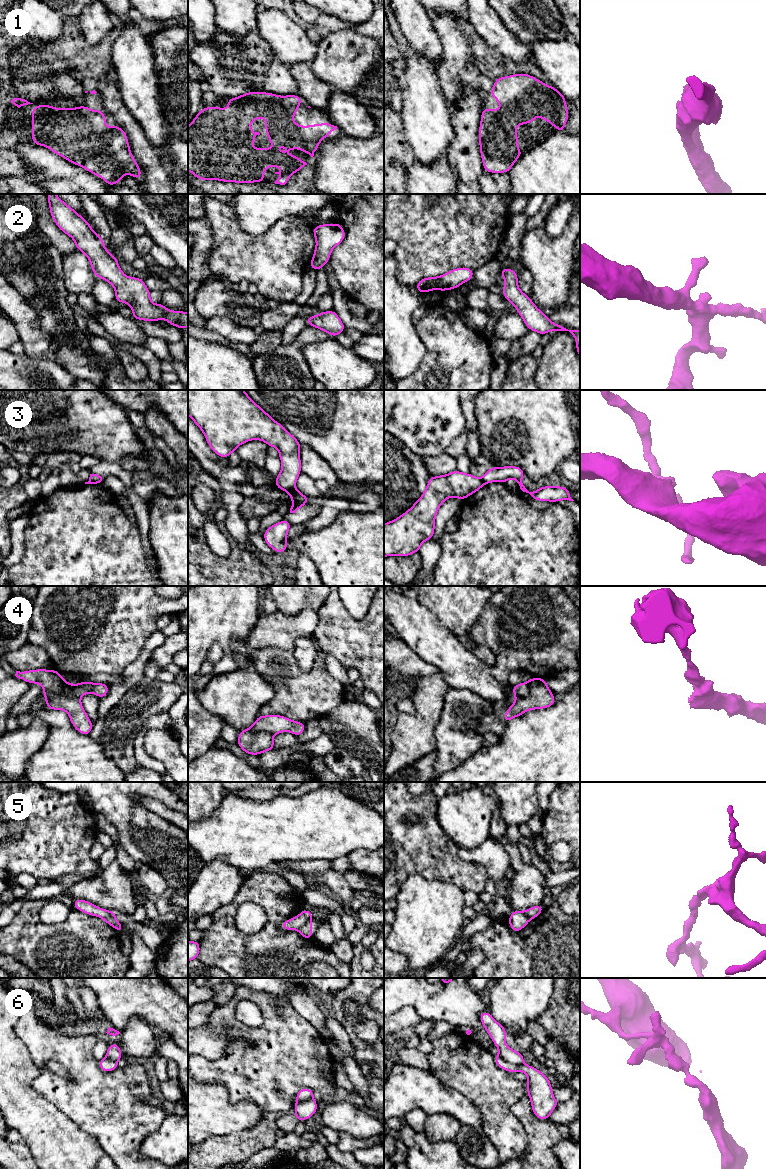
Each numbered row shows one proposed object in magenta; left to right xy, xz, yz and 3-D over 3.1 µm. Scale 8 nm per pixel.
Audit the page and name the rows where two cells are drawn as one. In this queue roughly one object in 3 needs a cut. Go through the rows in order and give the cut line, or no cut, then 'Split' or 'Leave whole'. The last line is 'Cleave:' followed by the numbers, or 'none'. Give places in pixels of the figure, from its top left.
1: No split. Leave whole
2: No split. Leave whole
3: Split along xz (294, 488), (287, 491). Split
4: Split along xy (63, 679), (63, 691), (61, 693), (44, 692). Split
5: Split along xz (310, 920), (297, 929). Split
6: Split along yz (499, 1054), (509, 1062), (522, 1064). Split
Cleave: 3, 4, 5, 6

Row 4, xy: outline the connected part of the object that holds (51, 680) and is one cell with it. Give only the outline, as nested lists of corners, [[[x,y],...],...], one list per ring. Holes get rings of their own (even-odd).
[[[36,669],[24,672],[16,671],[15,676],[19,679],[25,680],[30,685],[39,683],[44,692],[63,694],[63,676],[55,669]]]

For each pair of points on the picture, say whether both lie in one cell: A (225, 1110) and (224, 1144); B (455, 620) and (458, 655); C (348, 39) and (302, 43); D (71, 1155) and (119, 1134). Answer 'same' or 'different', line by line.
A: different
B: different
C: different
D: different

